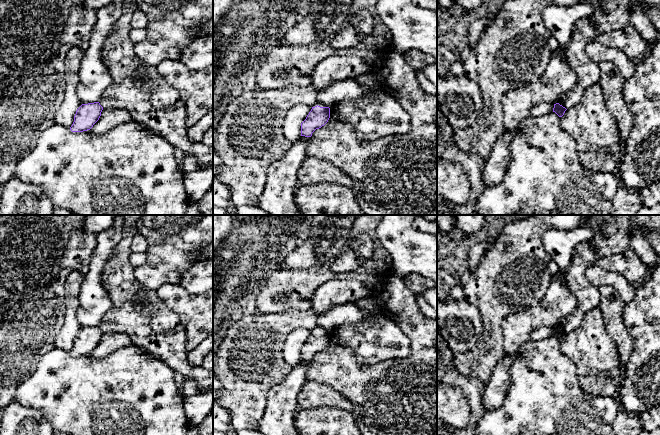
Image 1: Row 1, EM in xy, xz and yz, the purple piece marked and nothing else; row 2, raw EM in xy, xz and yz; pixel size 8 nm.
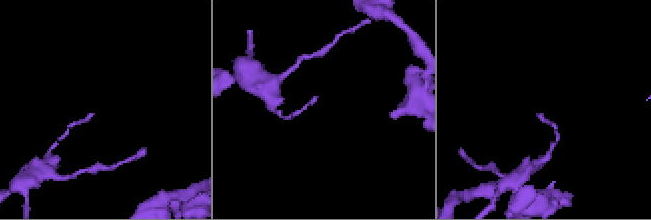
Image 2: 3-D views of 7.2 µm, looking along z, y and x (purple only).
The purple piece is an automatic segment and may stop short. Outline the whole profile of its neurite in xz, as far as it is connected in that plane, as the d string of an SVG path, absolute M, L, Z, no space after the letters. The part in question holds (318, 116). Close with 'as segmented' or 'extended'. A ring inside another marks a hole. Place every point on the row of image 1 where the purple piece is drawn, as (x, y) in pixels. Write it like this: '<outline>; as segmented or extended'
M312 107L306 119L301 123L301 136L311 137L312 133L324 126L330 118L329 107Z; as segmented

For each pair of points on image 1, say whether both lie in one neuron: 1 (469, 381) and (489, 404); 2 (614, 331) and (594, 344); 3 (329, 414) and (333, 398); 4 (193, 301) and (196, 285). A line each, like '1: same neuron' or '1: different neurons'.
1: different neurons
2: different neurons
3: different neurons
4: different neurons

